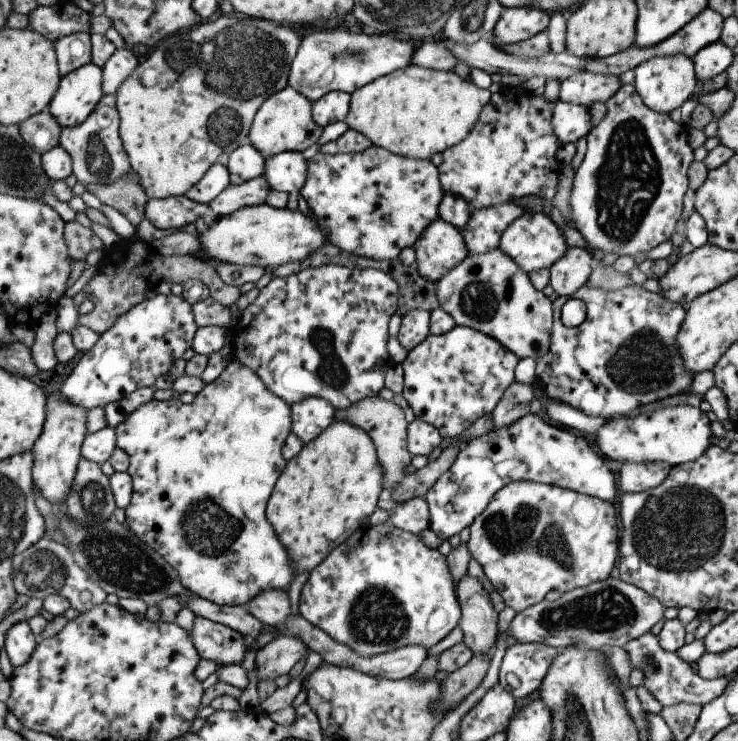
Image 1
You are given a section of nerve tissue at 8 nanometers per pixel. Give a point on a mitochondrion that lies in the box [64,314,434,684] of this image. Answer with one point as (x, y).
(119, 561)

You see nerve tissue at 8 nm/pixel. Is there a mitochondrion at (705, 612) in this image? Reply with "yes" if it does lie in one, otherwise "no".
no

